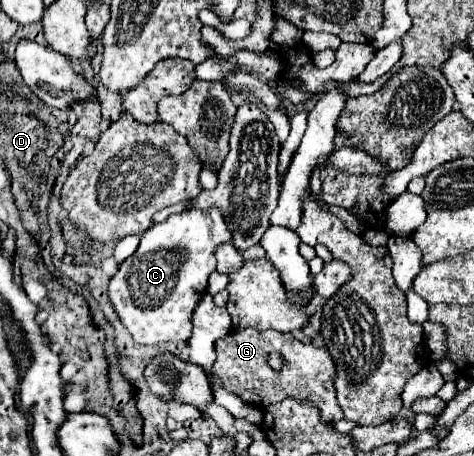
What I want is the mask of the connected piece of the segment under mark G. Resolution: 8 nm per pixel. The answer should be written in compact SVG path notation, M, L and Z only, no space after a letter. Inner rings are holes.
M245 328L245 330L233 330L229 336L221 338L221 342L217 342L215 350L217 350L217 360L213 364L213 378L219 380L227 392L237 394L245 404L251 404L255 408L267 408L271 404L285 400L285 398L297 398L297 400L313 402L321 410L323 422L337 422L343 418L343 412L337 406L335 388L333 388L335 364L333 364L333 358L329 356L329 352L325 348L317 348L313 344L303 344L293 334L279 334L277 330L259 332L253 328ZM273 352L283 356L283 368L281 370L271 368L267 362L267 356Z

